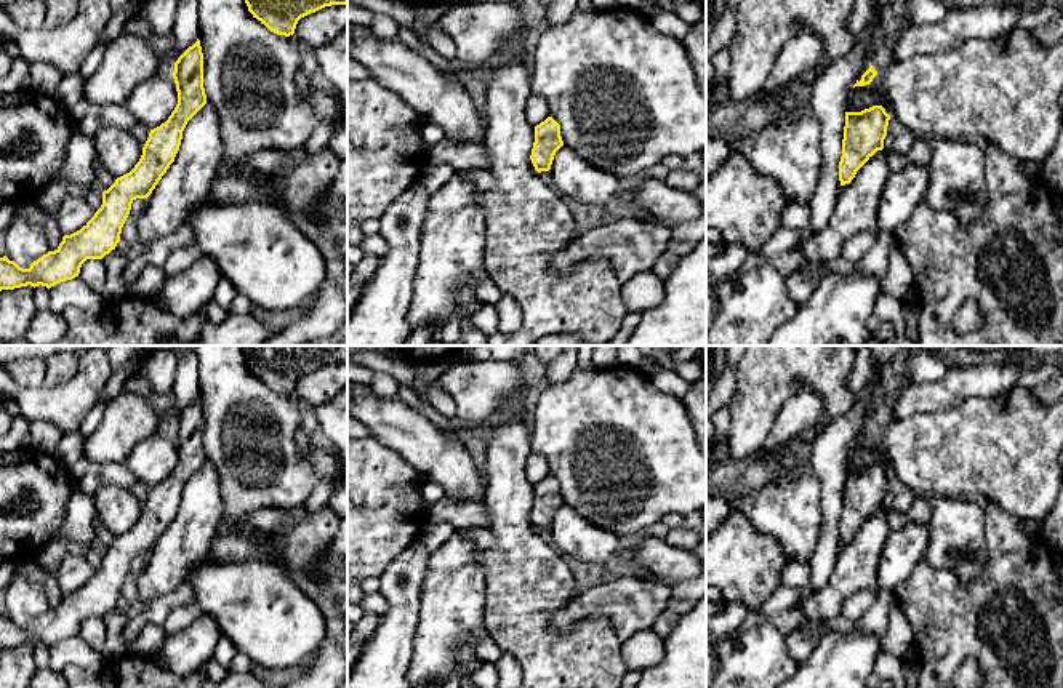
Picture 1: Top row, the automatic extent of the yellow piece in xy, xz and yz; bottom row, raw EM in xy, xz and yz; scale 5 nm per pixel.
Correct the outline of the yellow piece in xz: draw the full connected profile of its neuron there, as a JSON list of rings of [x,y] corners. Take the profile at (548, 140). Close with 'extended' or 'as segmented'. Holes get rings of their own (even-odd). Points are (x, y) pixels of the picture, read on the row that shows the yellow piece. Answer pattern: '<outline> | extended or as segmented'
[[[548,117],[535,126],[535,142],[530,160],[538,173],[549,171],[556,152],[564,146],[560,125]]] | as segmented

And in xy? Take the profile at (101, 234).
[[[199,38],[174,62],[173,78],[178,104],[165,123],[150,130],[134,168],[102,192],[101,208],[80,230],[64,235],[54,251],[34,261],[29,269],[19,267],[6,256],[0,258],[0,291],[27,285],[50,290],[78,277],[86,259],[102,259],[115,250],[131,203],[152,194],[174,162],[187,122],[207,104]]] | as segmented

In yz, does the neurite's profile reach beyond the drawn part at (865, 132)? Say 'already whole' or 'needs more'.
already whole

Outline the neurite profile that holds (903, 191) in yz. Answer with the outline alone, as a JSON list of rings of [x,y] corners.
[[[906,163],[898,173],[887,176],[877,206],[879,230],[895,232],[905,224],[929,189],[929,166]]]

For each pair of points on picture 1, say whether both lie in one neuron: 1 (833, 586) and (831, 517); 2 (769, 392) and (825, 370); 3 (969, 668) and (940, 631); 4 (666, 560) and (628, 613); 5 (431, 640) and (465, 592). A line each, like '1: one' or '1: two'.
1: two
2: one
3: two
4: two
5: one

